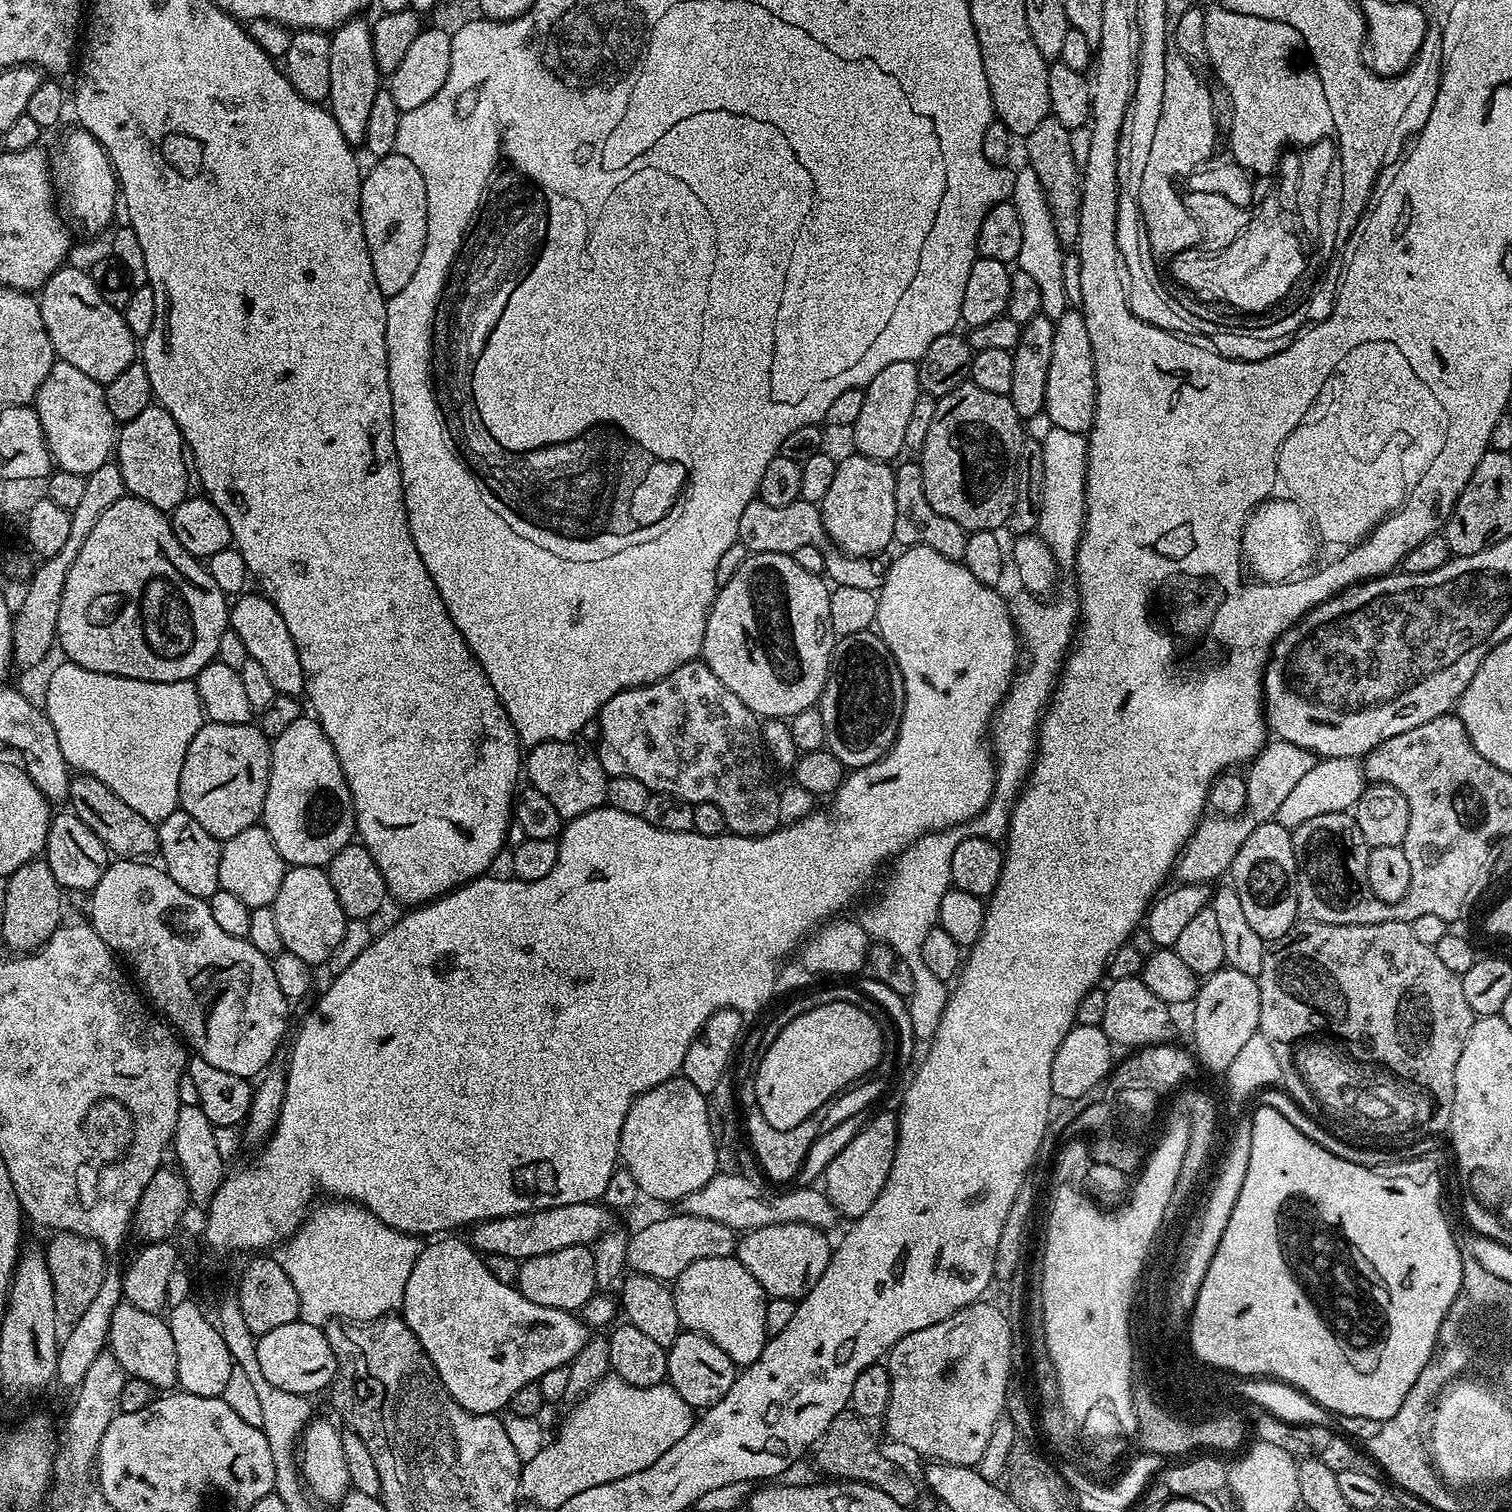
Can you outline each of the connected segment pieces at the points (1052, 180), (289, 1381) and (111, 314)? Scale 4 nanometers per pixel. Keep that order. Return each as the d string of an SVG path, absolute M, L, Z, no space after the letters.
M1050 114L1026 137L1028 144L1027 167L1034 170L1038 182L1044 191L1052 221L1061 245L1075 245L1080 225L1080 182L1082 179L1081 165L1076 164L1073 151L1070 150L1070 132L1058 118Z
M304 1318L286 1322L286 1326L259 1333L255 1345L258 1350L258 1366L262 1366L262 1378L282 1390L290 1390L290 1394L312 1398L315 1392L323 1388L325 1391L336 1379L334 1350L330 1350L330 1342L319 1324L309 1324Z
M57 268L38 292L38 303L46 334L56 360L70 362L82 374L90 374L102 385L110 383L138 356L138 340L126 326L123 311L102 298L91 275L80 268Z

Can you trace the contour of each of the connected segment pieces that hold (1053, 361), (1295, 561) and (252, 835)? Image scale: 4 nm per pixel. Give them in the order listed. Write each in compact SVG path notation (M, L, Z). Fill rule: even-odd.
M1079 310L1063 312L1054 323L1056 329L1044 387L1043 415L1050 418L1054 428L1087 433L1092 426L1096 409L1096 379L1090 350L1090 334L1086 331L1084 314Z
M1269 498L1263 503L1256 505L1251 512L1248 513L1247 519L1244 521L1243 538L1240 543L1241 557L1245 567L1250 568L1253 576L1261 583L1285 583L1294 575L1297 575L1312 558L1314 554L1314 532L1311 521L1305 512L1305 509L1297 502L1290 498L1284 500L1276 500L1277 498Z
M263 826L247 828L242 834L234 834L234 838L223 841L218 862L218 878L221 888L230 890L248 908L267 908L276 901L278 890L282 886L282 878L286 865L282 854L274 846L270 834Z

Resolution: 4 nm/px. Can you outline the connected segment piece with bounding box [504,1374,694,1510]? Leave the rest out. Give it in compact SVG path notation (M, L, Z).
M615 1374L605 1376L572 1406L560 1424L556 1441L541 1452L544 1432L539 1419L509 1415L504 1420L504 1429L518 1458L532 1467L533 1486L544 1487L544 1504L548 1510L570 1502L574 1494L582 1494L582 1490L590 1490L590 1486L602 1486L602 1482L614 1482L626 1478L626 1474L646 1470L646 1466L658 1462L674 1442L686 1438L694 1419L694 1409L671 1384L639 1388L630 1386Z

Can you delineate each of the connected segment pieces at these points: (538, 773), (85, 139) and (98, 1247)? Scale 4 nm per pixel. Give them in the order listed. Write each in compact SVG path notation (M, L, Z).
M579 739L571 740L547 740L541 744L531 745L526 752L526 780L529 785L542 794L558 810L558 814L563 816L565 821L573 820L575 816L586 814L595 808L603 808L606 804L606 786L609 776L604 773L604 767L600 761L599 755L592 752L584 744L579 744Z
M73 127L73 132L64 136L56 156L52 160L54 184L64 191L68 199L68 212L88 232L100 232L112 220L116 208L118 212L118 181L112 169L108 153L85 128Z
M56 1232L53 1237L46 1247L46 1255L50 1278L54 1282L54 1310L61 1325L71 1326L85 1313L103 1282L106 1252L99 1240L80 1236L76 1232Z

